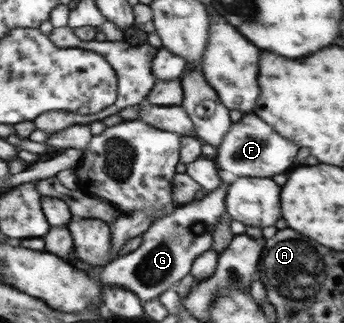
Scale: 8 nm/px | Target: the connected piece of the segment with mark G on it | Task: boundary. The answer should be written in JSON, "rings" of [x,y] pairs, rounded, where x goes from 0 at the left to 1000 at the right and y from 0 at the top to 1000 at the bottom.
{"rings":[[[642,554],[640,579],[605,594],[602,610],[558,622],[535,644],[515,641],[506,659],[453,678],[413,728],[410,762],[369,789],[340,789],[299,827],[288,867],[302,882],[372,892],[427,938],[491,898],[503,876],[544,858],[555,848],[564,808],[613,765],[622,693],[651,663],[651,610],[663,573]]]}

